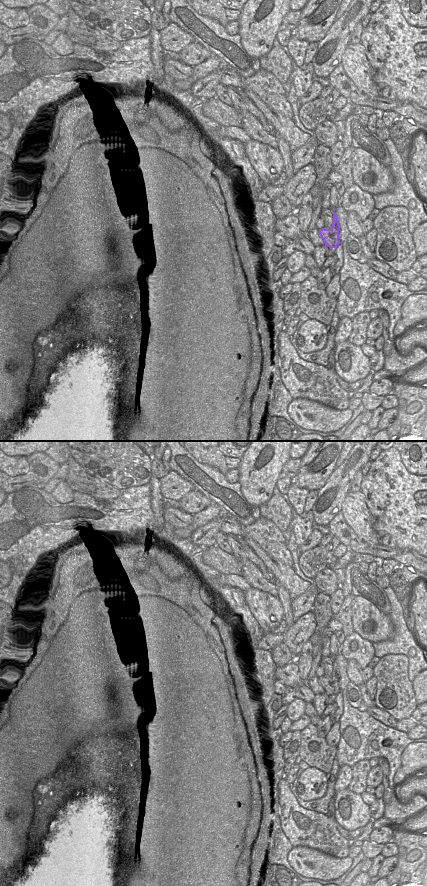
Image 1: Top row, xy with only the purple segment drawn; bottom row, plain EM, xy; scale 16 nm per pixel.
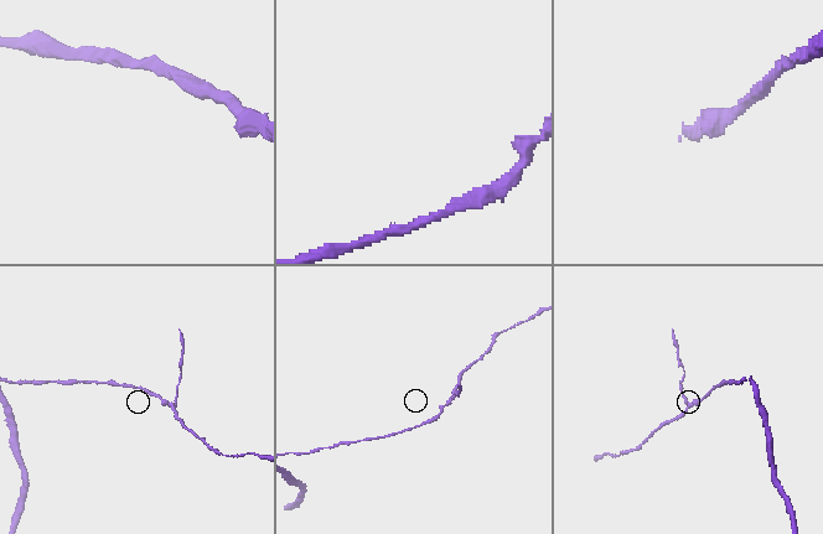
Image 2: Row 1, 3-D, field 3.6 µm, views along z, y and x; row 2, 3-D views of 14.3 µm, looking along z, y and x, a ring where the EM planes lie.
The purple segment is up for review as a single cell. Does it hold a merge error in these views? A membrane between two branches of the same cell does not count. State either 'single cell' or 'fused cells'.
fused cells

